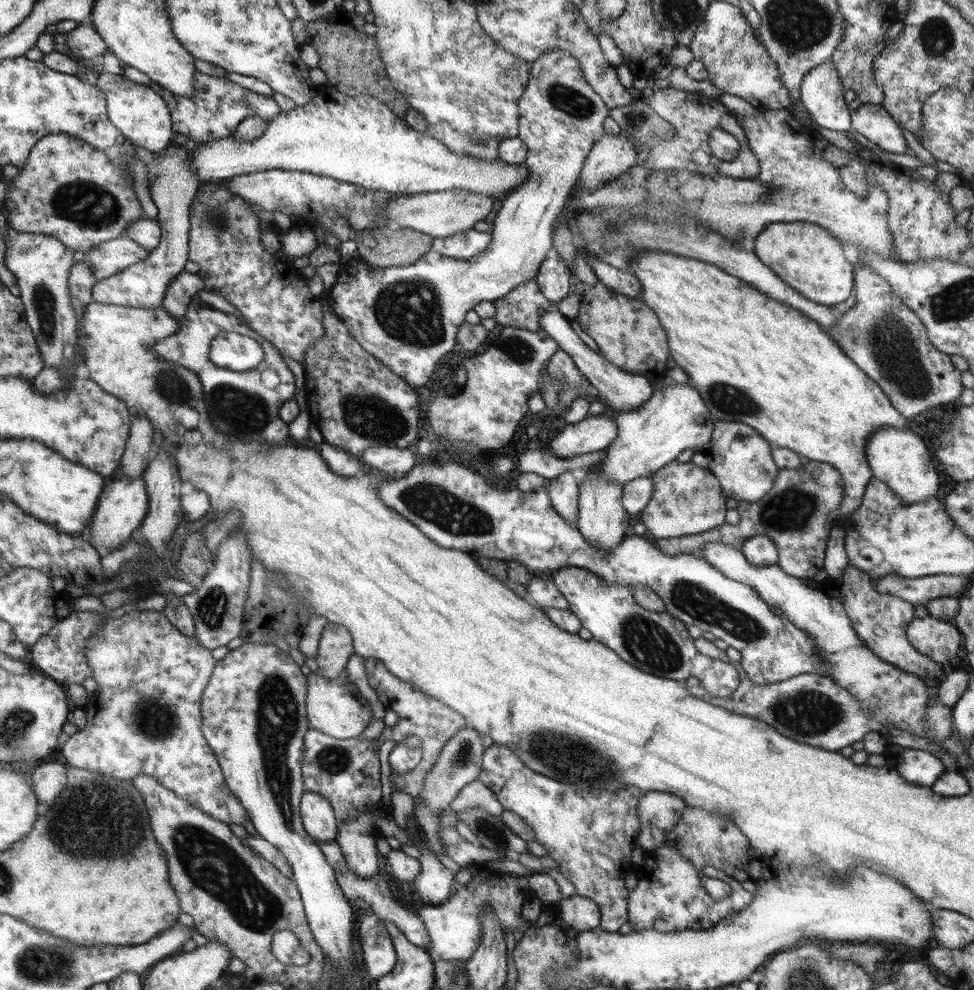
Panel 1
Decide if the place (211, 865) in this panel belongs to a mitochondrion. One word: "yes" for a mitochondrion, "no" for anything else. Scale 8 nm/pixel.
yes

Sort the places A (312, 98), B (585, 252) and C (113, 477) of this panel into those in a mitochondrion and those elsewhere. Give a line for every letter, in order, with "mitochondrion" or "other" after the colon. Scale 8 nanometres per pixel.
A: other
B: other
C: other

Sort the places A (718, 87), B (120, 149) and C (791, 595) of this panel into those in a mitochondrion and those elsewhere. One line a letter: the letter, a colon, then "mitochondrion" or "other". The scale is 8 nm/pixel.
A: other
B: other
C: other

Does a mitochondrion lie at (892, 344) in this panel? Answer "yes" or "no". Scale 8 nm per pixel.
yes

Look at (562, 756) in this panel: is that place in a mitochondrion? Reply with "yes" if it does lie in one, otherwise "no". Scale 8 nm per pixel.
yes

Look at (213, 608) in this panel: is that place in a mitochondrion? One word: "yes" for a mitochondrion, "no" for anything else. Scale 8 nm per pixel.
yes

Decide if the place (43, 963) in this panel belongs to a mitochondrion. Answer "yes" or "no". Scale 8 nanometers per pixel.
yes

